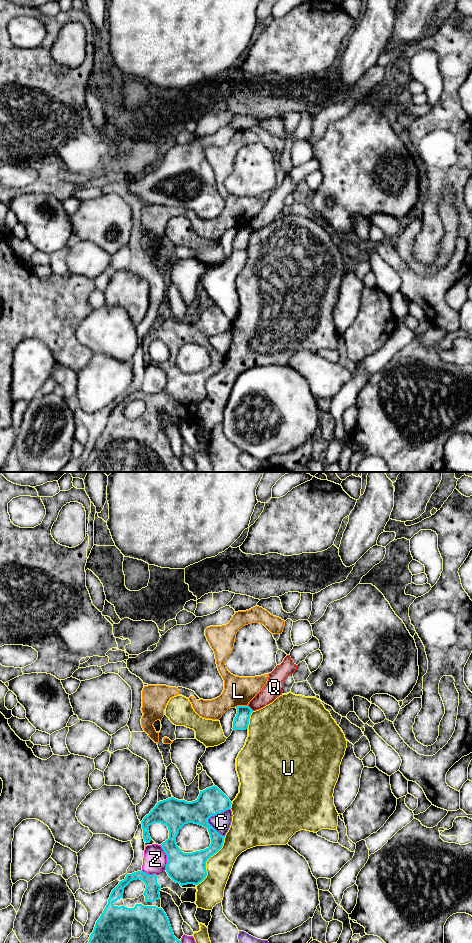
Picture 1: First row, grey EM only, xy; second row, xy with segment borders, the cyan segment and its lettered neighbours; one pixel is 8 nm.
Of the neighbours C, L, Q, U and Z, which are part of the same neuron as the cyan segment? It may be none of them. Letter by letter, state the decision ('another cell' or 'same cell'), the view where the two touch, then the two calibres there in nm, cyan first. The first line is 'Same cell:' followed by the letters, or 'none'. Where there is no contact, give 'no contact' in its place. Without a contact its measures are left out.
Same cell: none
C: another cell; contact in xy; calibres 220 and 150 nm
L: another cell; contact in xy; calibres 120 and 240 nm
Q: another cell; contact in xy; calibres 120 and 150 nm
U: another cell; contact in xy; calibres 260 and 220 nm
Z: another cell; contact in xy; calibres 260 and 190 nm

